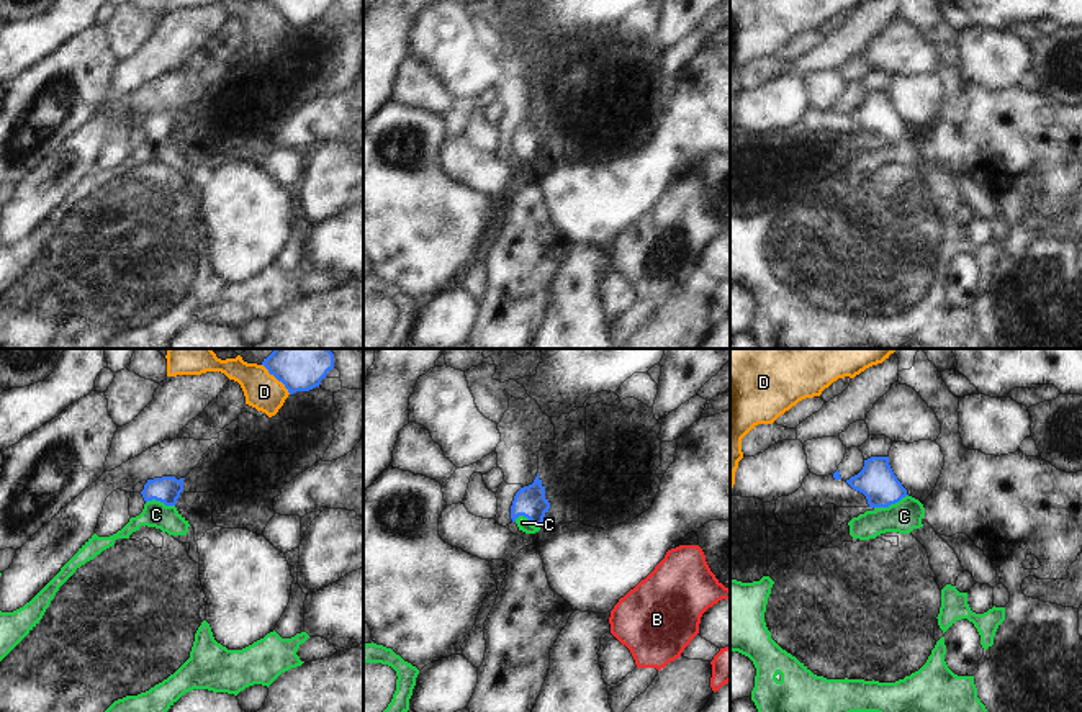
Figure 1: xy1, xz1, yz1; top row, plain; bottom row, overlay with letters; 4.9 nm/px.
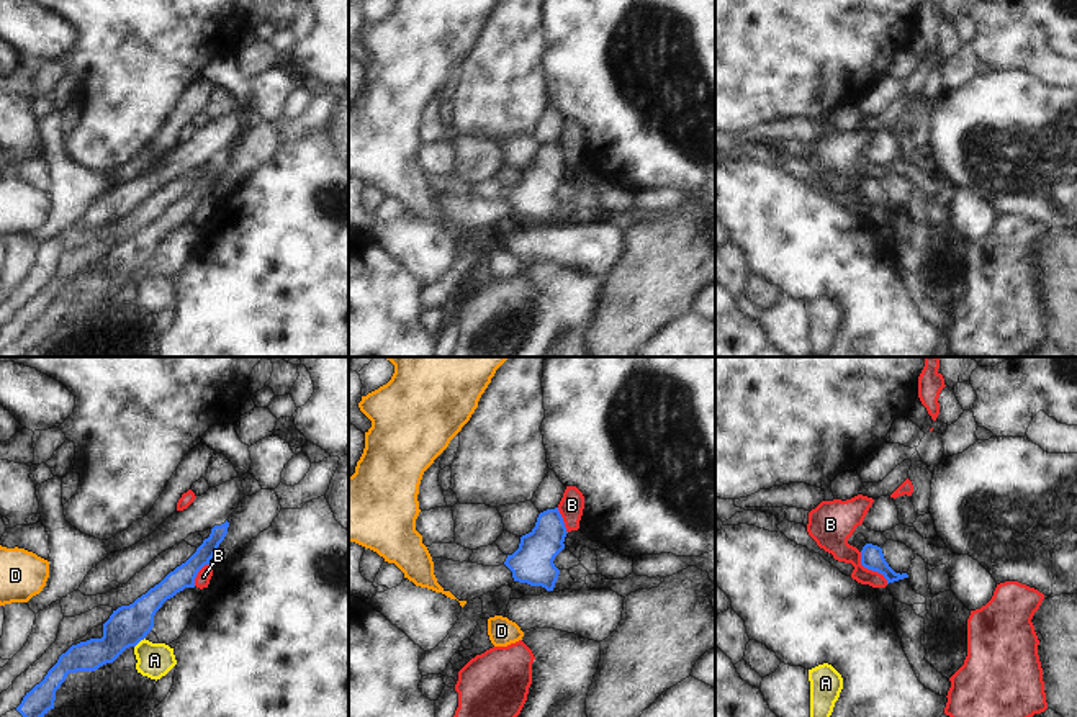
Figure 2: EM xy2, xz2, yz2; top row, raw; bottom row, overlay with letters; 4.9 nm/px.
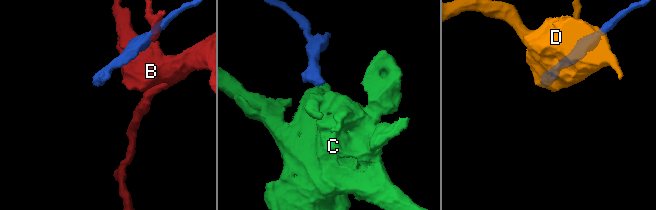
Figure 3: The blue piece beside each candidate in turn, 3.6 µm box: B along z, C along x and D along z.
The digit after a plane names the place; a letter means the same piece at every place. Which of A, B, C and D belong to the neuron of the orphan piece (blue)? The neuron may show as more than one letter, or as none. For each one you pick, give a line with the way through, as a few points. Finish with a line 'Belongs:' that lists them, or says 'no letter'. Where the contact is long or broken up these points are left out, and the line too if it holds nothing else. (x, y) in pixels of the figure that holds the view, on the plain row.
C: Path across: yz1 (876, 113), (891, 136), (904, 149)
Belongs: C

